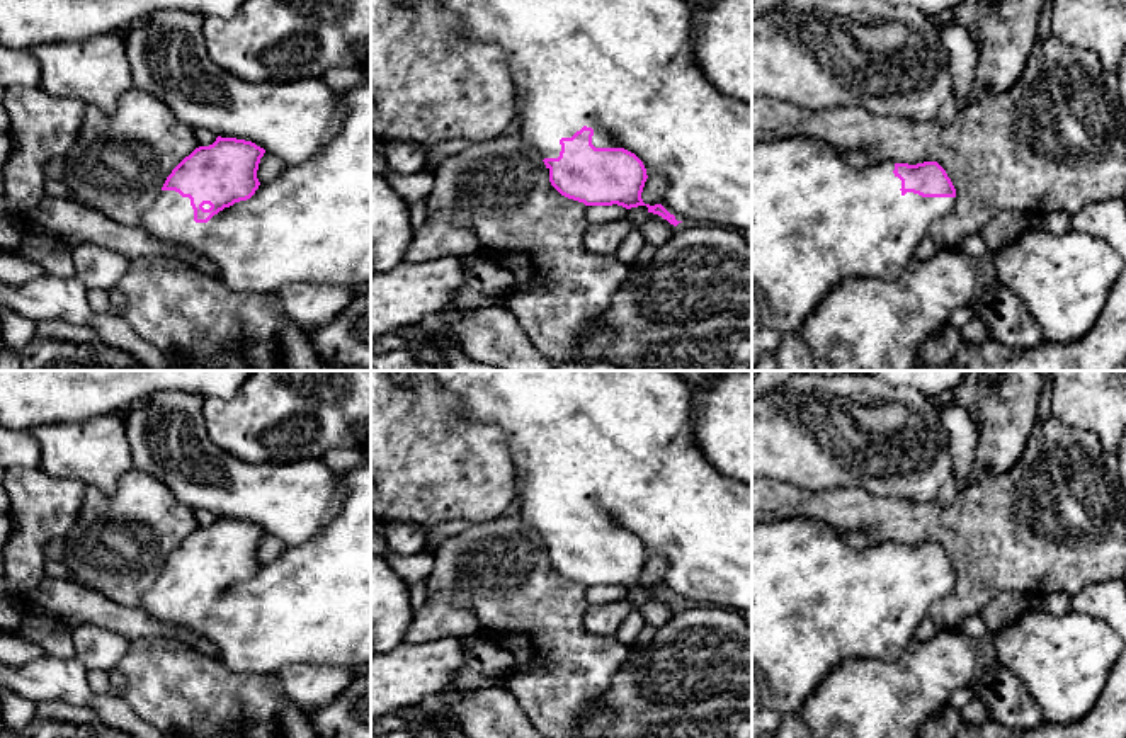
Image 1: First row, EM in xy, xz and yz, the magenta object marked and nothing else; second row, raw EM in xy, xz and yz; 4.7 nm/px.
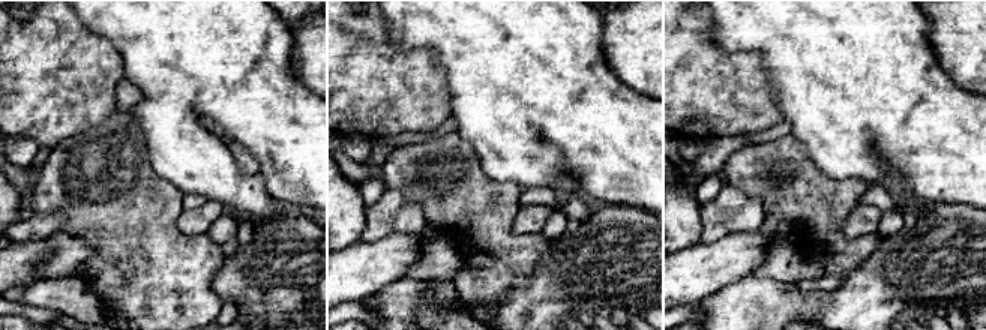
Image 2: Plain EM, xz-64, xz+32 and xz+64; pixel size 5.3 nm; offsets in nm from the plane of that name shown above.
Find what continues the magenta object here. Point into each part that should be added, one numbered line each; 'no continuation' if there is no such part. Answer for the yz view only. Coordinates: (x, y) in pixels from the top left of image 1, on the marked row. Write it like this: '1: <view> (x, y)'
1: yz (817, 221)

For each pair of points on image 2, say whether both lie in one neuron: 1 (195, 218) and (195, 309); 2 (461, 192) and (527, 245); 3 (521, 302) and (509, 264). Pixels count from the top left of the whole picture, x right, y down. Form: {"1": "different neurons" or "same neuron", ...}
{"1": "different neurons", "2": "same neuron", "3": "different neurons"}

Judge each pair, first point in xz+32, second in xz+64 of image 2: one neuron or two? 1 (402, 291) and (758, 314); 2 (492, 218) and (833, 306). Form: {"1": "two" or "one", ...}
{"1": "one", "2": "two"}

